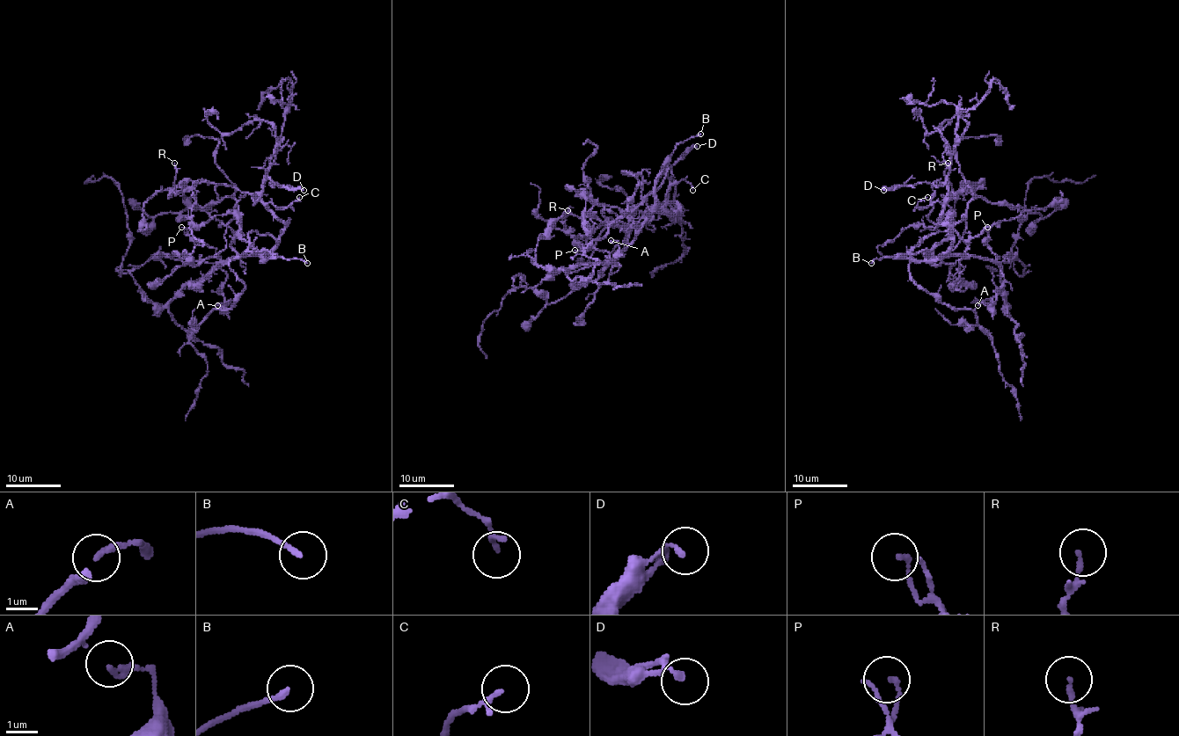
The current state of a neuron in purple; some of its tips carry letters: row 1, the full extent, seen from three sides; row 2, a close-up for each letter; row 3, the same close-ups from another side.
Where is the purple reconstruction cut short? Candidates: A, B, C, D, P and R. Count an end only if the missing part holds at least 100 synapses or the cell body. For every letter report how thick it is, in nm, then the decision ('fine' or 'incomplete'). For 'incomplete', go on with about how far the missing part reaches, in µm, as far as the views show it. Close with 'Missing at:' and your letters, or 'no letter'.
A: 150 nm | fine
B: 180 nm | incomplete | 110 µm
C: 160 nm | fine
D: 180 nm | fine
P: 130 nm | fine
R: 140 nm | fine
Missing at: B

